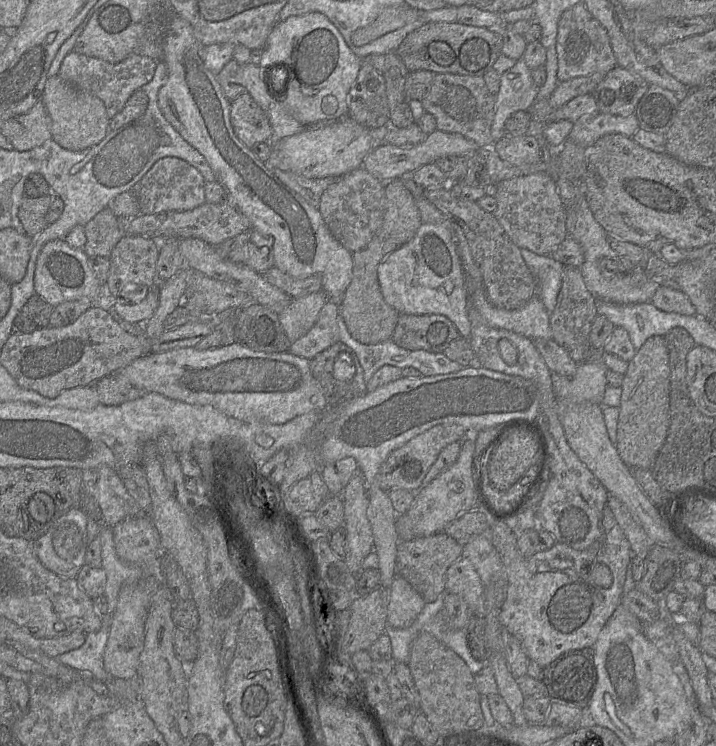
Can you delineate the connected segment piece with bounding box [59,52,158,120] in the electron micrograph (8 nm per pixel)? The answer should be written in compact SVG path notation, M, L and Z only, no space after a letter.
M70 52L62 61L59 76L73 86L99 98L112 119L125 106L130 96L150 82L155 74L157 61L138 54L129 55L123 61L110 63L77 52Z

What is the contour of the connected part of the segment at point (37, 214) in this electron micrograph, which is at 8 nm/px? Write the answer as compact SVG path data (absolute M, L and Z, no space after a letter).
M51 194L37 198L24 196L18 210L18 217L27 236L36 236L48 226L46 215L51 202Z

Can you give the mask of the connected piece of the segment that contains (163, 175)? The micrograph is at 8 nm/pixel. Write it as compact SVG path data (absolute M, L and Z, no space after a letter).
M177 157L158 160L132 189L135 189L141 214L144 215L188 211L206 202L203 175L188 162Z

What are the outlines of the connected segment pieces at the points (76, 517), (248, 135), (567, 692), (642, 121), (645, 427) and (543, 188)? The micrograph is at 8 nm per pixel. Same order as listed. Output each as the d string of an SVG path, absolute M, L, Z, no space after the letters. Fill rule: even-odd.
M79 507L70 509L58 518L43 535L33 542L34 551L42 565L61 577L76 578L85 564L87 523L88 516Z
M247 92L231 101L231 123L236 136L247 147L269 142L272 128L267 113Z
M593 646L568 651L542 671L551 701L586 709L596 683Z
M649 85L634 113L640 128L666 136L674 122L679 102L672 91Z
M651 336L628 362L621 384L621 400L616 433L616 448L630 468L651 469L667 436L670 424L669 354L663 336Z
M545 172L503 180L496 185L496 210L493 216L510 240L519 248L537 255L550 255L569 237L567 214L554 179Z

